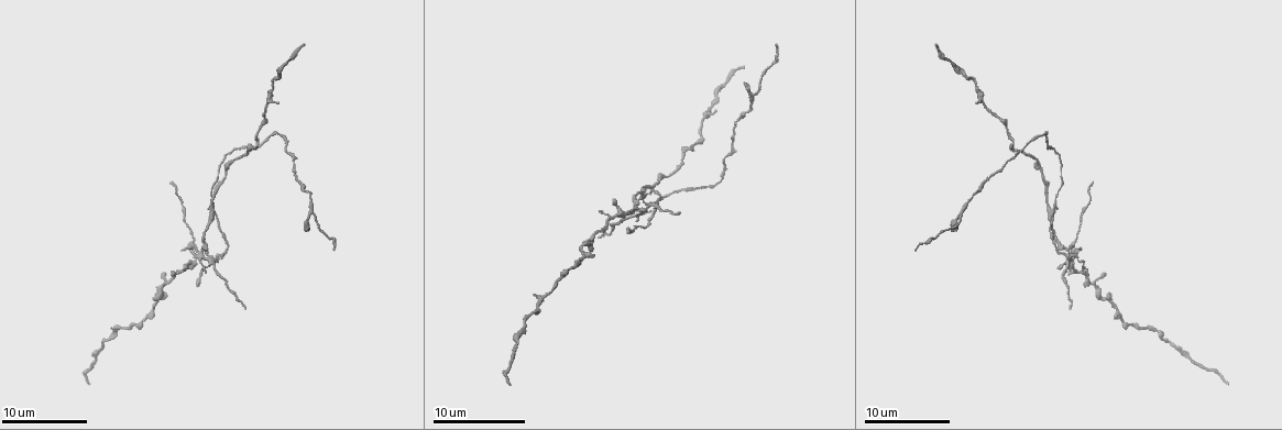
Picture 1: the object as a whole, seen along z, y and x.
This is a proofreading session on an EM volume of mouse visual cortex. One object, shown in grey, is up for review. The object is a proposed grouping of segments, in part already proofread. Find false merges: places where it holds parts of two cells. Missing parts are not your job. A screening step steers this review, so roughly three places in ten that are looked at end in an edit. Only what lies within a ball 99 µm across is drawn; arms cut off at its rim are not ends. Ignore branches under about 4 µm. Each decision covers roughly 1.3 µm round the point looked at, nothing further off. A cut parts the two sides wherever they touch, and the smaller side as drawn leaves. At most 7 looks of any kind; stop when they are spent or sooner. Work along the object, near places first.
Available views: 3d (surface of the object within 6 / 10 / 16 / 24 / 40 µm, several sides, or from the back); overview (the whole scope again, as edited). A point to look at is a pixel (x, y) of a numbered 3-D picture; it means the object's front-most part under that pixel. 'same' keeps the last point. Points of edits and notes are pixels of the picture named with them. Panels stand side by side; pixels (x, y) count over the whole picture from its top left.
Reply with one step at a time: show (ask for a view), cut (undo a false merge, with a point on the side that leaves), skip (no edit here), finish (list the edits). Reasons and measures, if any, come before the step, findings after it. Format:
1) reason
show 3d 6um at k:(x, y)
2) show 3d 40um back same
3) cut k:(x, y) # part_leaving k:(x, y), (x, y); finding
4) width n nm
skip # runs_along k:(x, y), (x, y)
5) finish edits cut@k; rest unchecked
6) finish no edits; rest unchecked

sudden change in width
show 3d 6um at 1:(154, 299)

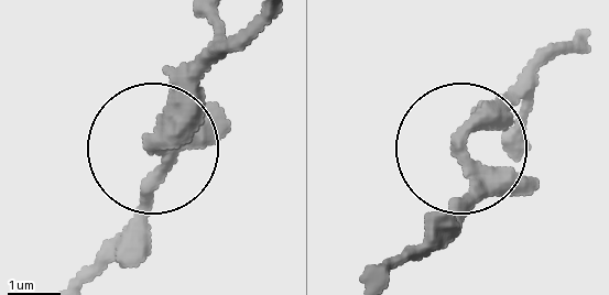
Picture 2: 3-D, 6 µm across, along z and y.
skip # runs_along 2:(567, 40), (466, 145), (461, 232); one cell here

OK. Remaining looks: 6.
side arm on a straight run
show 3d 16um at 1:(1051, 210)

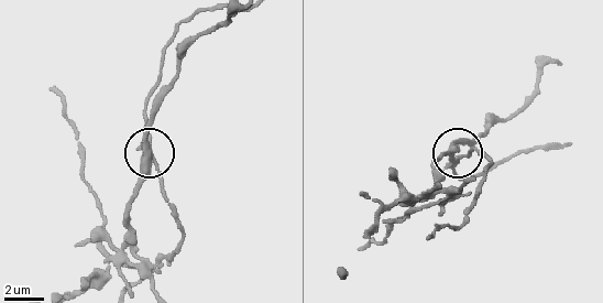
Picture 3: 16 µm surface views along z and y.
side_arm 30 um
cut 3:(163, 184) # a second cell is stuck on

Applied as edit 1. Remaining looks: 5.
thin arm on a thick one
show 3d 16um at 1:(195, 254)

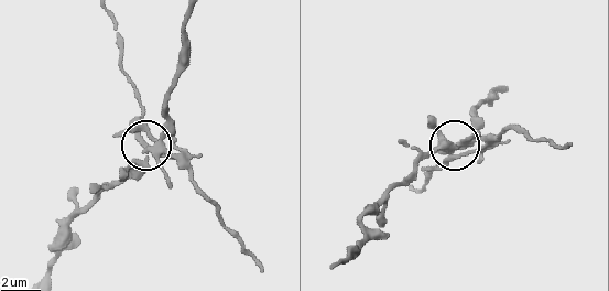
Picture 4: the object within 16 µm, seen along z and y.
side_arm 9 um
cut 4:(186, 161) # part_leaving 4:(159, 143), (122, 65), (121, 41), (109, 11); two cells meet here

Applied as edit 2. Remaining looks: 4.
finish edits cut@3, cut@4; rest unchecked

